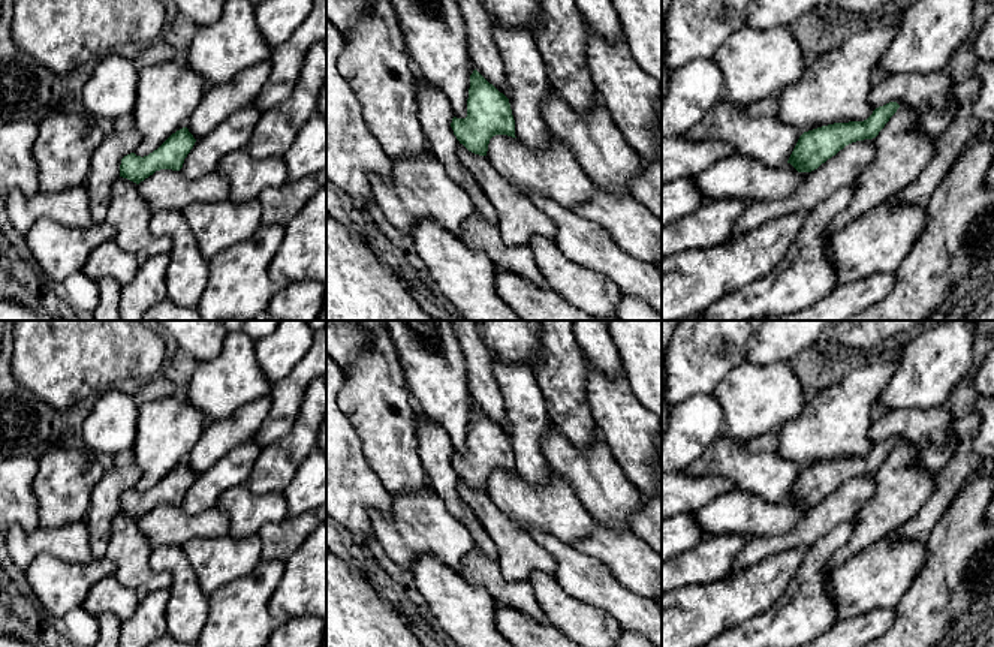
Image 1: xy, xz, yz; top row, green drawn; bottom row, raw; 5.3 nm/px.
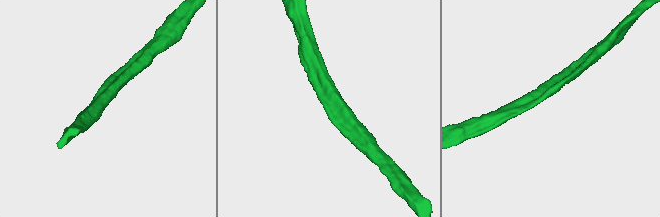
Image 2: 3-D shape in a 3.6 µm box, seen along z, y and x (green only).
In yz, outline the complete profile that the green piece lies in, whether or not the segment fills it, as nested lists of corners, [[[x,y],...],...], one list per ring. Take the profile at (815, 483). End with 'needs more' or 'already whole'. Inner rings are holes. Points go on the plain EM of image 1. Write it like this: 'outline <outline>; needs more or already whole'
outline [[[889,437],[864,457],[834,458],[804,467],[787,499],[798,508],[811,508],[846,481],[876,473],[898,443],[897,437]]]; already whole

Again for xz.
outline [[[476,404],[470,410],[467,452],[454,452],[451,463],[460,479],[479,491],[487,491],[490,475],[496,470],[516,473],[509,434]]]; already whole

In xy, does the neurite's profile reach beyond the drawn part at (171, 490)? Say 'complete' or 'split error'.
complete

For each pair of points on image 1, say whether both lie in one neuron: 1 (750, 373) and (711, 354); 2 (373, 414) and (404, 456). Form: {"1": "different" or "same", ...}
{"1": "different", "2": "same"}

